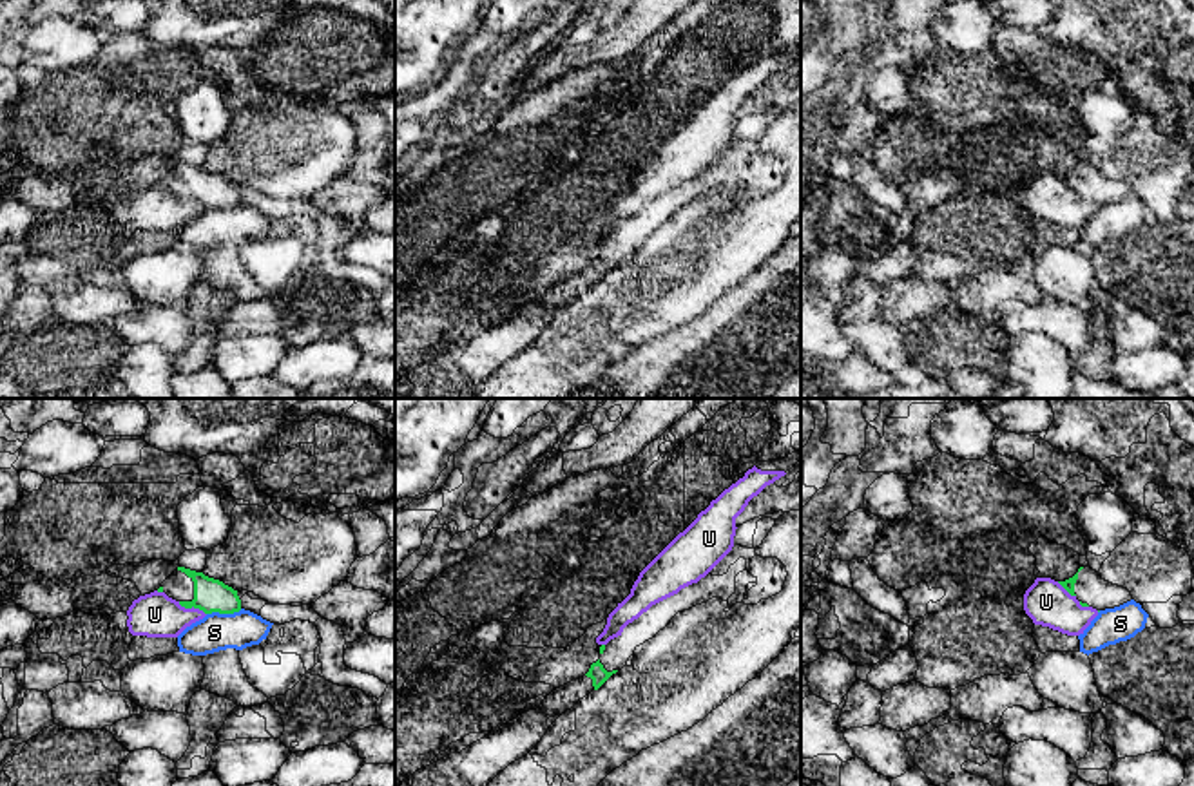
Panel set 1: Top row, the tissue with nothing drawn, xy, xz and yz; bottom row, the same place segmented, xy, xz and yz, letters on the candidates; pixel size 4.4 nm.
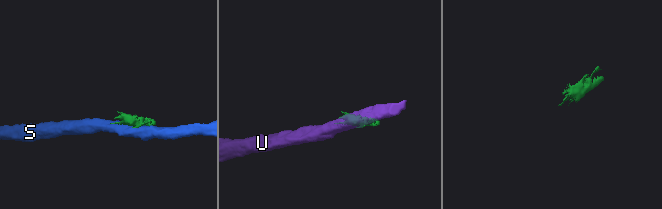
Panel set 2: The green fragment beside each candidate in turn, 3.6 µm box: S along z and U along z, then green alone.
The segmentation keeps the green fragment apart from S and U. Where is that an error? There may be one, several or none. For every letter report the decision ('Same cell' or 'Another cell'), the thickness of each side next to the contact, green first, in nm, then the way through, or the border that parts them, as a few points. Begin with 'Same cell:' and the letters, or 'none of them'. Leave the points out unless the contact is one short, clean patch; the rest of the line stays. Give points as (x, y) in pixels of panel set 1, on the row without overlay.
Same cell: none of them
S: Another cell. Thickness 150 nm (green) against 170 nm
U: Another cell. Thickness 150 nm (green) against 200 nm

